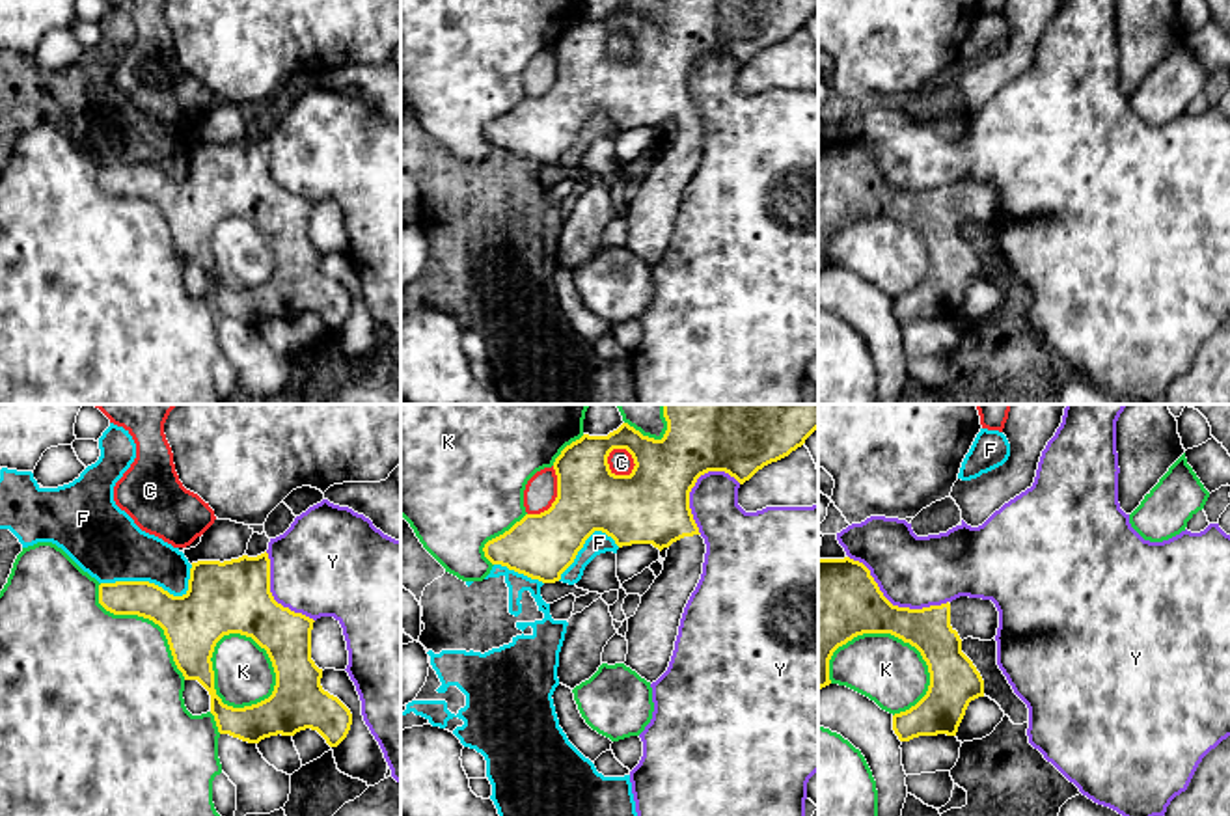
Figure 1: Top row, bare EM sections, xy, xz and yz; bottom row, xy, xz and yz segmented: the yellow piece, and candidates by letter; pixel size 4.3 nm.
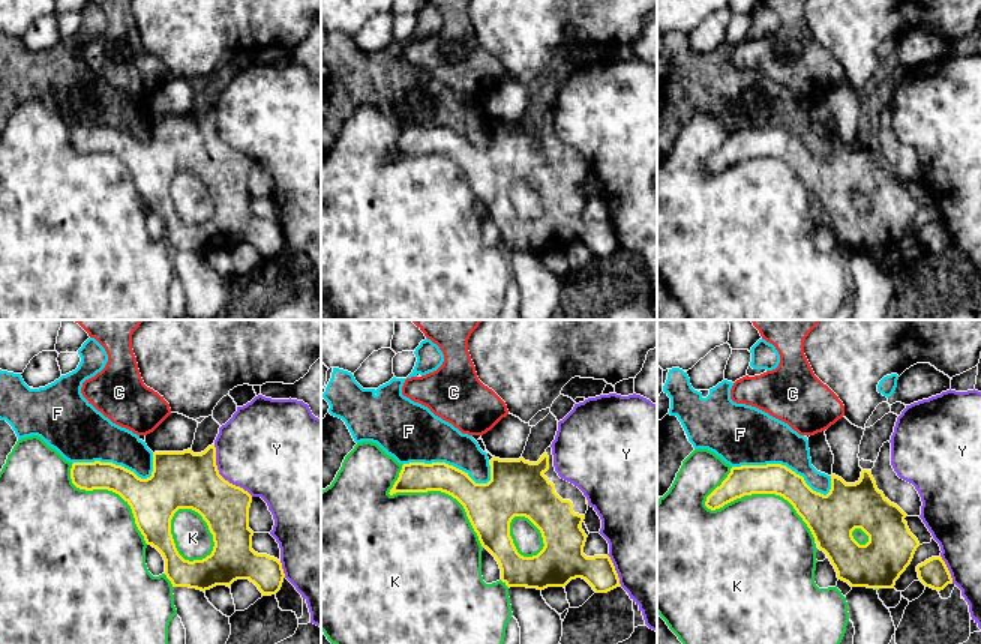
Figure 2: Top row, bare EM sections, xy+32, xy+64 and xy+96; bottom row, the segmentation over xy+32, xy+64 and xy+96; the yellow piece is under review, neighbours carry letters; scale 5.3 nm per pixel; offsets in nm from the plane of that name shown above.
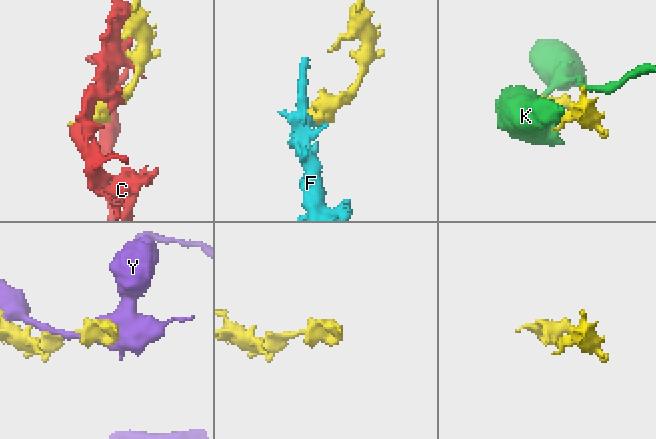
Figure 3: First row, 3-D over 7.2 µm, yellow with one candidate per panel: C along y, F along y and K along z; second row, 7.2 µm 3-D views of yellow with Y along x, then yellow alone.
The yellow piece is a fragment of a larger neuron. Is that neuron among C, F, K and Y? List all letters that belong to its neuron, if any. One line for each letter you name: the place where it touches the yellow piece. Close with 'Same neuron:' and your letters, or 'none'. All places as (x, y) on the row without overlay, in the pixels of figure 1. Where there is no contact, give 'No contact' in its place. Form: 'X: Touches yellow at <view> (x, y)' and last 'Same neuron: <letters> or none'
Same neuron: none

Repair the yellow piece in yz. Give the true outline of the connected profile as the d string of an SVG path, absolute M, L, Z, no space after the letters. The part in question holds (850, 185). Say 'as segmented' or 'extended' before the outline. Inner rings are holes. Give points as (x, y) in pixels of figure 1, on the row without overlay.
extended | M850 140L818 142L818 272L831 266L829 242L833 235L863 216L891 216L915 229L928 248L926 278L909 292L893 298L893 313L900 324L919 319L956 319L969 285L984 279L984 263L962 235L962 224L967 220L991 224L997 211L999 194L991 183L960 179L922 192L898 190L883 179L863 145Z

